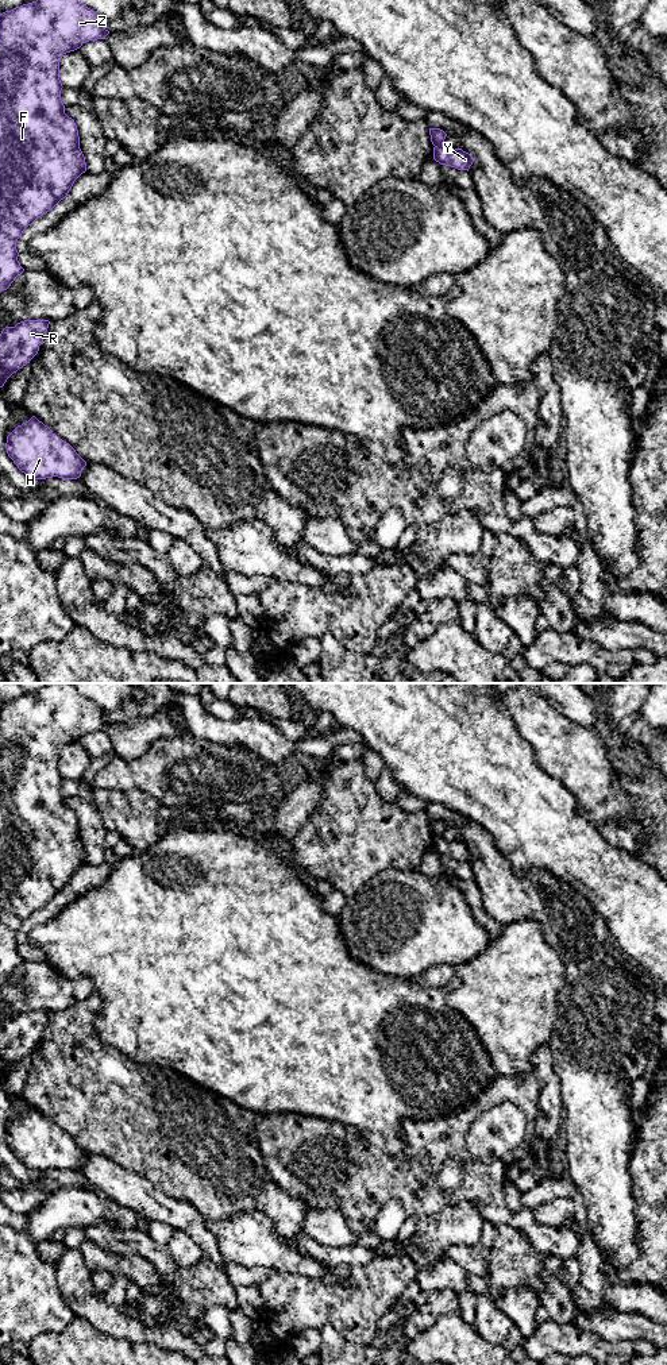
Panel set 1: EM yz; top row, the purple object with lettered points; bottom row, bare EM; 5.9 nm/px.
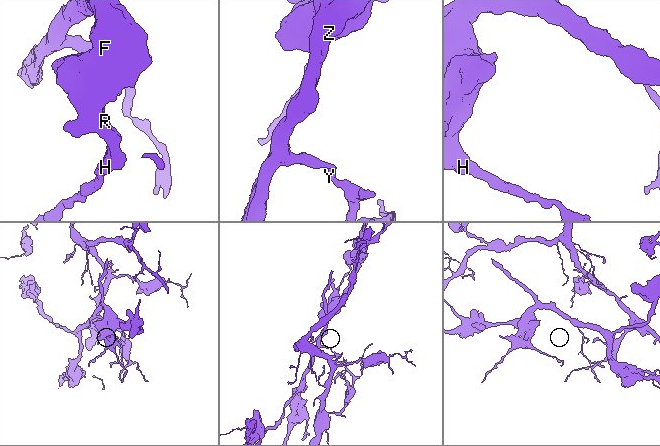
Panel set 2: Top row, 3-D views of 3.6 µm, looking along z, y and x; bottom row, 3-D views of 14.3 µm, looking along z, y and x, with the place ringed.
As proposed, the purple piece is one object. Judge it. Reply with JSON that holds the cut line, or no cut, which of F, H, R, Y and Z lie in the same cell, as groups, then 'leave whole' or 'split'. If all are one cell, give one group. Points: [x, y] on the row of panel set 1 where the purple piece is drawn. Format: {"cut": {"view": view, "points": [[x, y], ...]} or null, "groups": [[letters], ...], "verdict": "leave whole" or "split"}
{"cut": {"view": "yz", "points": [[442, 143], [435, 146]]}, "groups": [["F", "H", "R", "Z"], ["Y"]], "verdict": "split"}

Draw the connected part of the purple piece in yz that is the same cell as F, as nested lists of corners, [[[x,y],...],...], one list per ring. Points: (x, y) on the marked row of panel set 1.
[[[36,0],[0,14],[0,290],[7,290],[15,278],[24,271],[18,261],[19,252],[16,250],[16,242],[23,231],[63,200],[74,181],[86,171],[85,157],[80,149],[77,126],[65,113],[65,105],[61,100],[63,86],[59,80],[59,62],[63,54],[80,49],[84,43],[104,39],[109,31],[103,27],[103,22],[104,19],[97,12],[85,7],[78,0]]]

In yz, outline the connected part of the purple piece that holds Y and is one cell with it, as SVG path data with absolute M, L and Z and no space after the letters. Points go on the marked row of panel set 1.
M443 144L433 147L433 159L440 165L467 171L474 162L473 157L462 149L447 151Z

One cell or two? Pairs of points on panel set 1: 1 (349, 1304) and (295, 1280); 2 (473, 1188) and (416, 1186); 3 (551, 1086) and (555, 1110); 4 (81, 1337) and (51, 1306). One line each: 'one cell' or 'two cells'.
1: one cell
2: one cell
3: one cell
4: two cells

